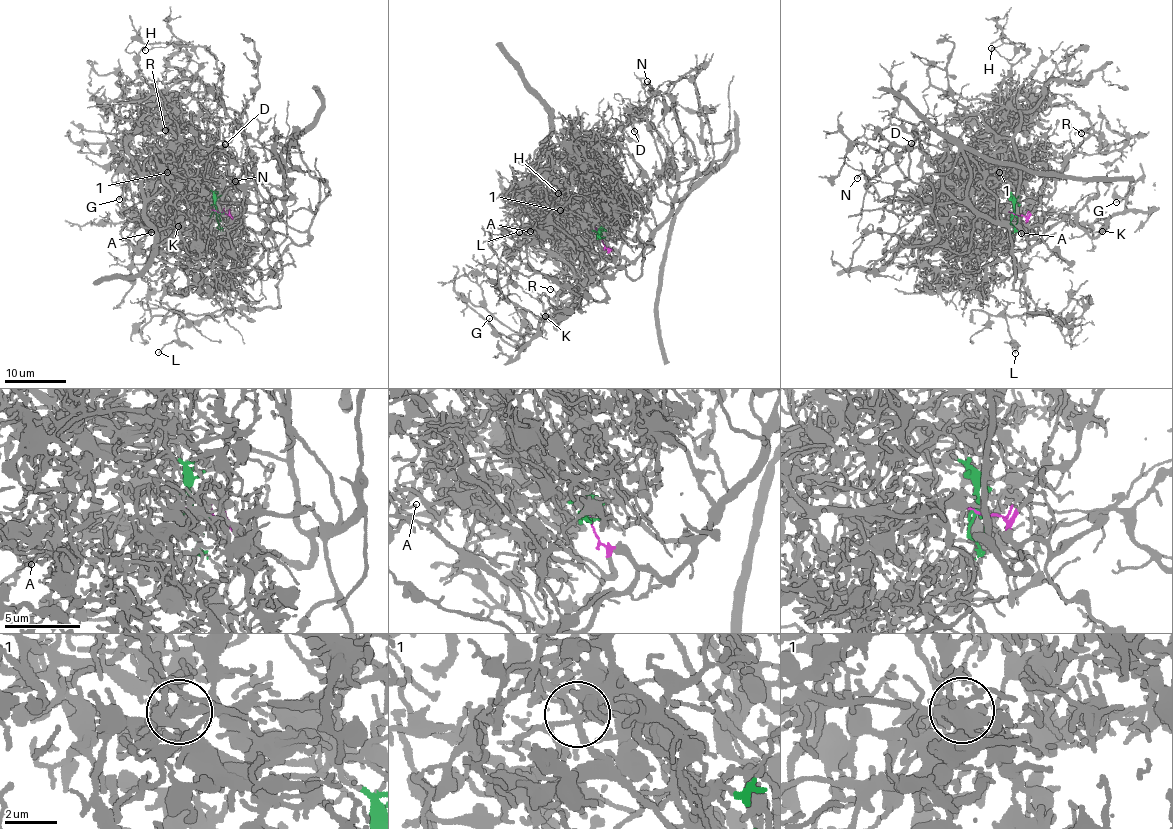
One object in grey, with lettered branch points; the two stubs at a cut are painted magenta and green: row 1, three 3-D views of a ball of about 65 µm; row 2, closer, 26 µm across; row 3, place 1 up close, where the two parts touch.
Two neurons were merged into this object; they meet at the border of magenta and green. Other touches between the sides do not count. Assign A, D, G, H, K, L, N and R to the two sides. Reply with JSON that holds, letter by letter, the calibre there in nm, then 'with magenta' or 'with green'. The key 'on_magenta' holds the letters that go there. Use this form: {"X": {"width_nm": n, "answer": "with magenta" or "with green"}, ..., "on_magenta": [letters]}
{"A": {"width_nm": 130, "answer": "with green"}, "D": {"width_nm": 140, "answer": "with magenta"}, "G": {"width_nm": 140, "answer": "with magenta"}, "H": {"width_nm": 110, "answer": "with magenta"}, "K": {"width_nm": 160, "answer": "with magenta"}, "L": {"width_nm": 130, "answer": "with magenta"}, "N": {"width_nm": 170, "answer": "with magenta"}, "R": {"width_nm": 120, "answer": "with magenta"}, "on_magenta": ["D", "G", "H", "K", "L", "N", "R"]}

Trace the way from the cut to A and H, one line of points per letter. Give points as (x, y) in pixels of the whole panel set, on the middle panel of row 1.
A: (598, 234), (568, 209), (556, 213), (553, 223), (591, 264), (550, 230), (524, 227), (531, 232)
H: (598, 234), (630, 260), (643, 249), (623, 233), (626, 216), (615, 239), (576, 229), (558, 194)

